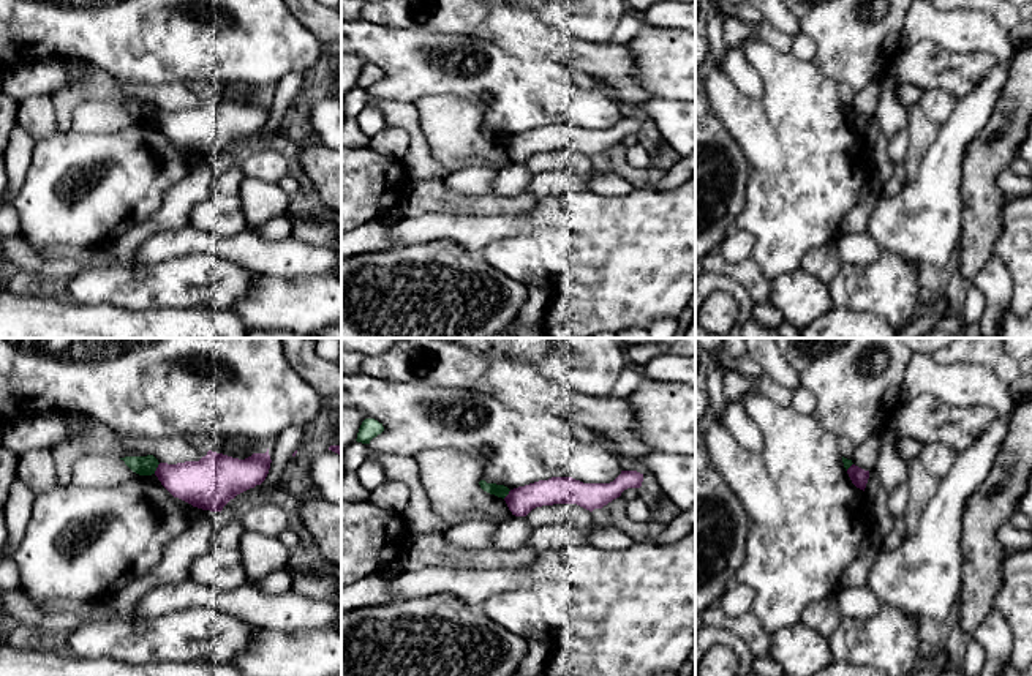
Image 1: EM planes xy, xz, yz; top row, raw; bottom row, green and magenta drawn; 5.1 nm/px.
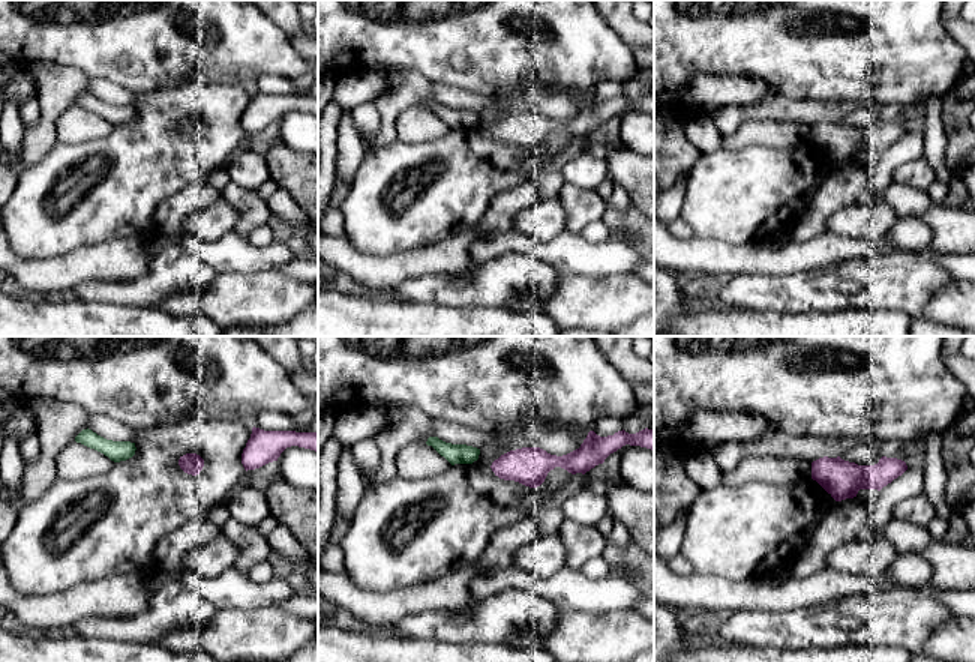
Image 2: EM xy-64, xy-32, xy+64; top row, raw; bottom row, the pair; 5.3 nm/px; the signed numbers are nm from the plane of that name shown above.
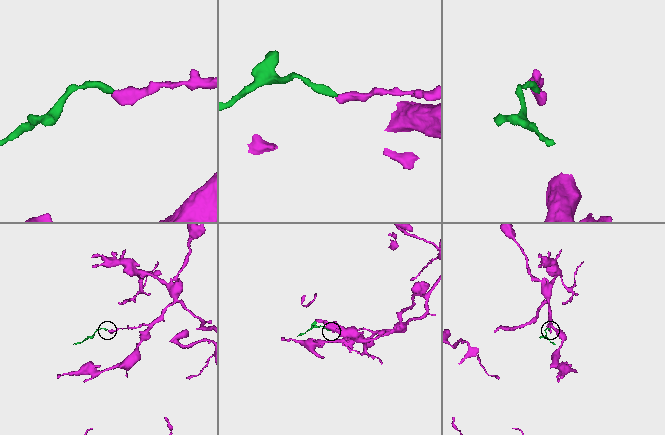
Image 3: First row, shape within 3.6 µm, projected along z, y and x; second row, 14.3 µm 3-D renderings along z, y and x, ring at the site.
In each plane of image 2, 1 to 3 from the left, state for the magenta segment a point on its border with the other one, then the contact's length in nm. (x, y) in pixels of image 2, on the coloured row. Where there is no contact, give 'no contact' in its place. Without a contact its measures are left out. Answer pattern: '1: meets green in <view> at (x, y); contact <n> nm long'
1: no contact
2: no contact
3: no contact

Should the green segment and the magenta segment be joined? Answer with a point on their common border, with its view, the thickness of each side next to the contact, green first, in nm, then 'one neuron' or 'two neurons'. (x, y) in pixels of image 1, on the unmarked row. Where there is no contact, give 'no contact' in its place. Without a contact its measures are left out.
meets green in xy at (157, 112); 100 nm thick on the green side, 240 nm on the other; two neurons

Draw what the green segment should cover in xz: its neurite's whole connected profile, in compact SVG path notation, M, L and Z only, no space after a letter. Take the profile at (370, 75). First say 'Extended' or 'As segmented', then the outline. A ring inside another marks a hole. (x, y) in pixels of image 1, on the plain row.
As segmented. M365 65L359 74L359 79L357 79L357 88L362 88L362 90L370 90L370 87L373 84L376 84L378 81L381 81L384 77L384 73L382 69L379 69L378 66L375 65Z

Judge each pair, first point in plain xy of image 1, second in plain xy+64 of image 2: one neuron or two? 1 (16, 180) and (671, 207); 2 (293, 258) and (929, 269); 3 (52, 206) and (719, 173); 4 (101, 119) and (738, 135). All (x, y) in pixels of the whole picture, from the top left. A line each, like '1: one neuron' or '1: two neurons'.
1: one neuron
2: two neurons
3: one neuron
4: one neuron

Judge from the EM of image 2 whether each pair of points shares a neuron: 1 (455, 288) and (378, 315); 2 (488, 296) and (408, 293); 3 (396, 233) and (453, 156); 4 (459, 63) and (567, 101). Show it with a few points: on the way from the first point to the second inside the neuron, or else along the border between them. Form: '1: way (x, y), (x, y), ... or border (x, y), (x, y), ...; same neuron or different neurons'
1: border (393, 294), (408, 300), (438, 302), (450, 306); different neurons
2: way (468, 290), (428, 290); same neuron
3: way (408, 213), (446, 176); same neuron
4: border (561, 87), (519, 87), (492, 95); different neurons

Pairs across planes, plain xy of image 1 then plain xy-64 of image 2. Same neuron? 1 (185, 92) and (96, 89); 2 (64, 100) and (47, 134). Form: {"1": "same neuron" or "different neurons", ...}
{"1": "same neuron", "2": "same neuron"}

